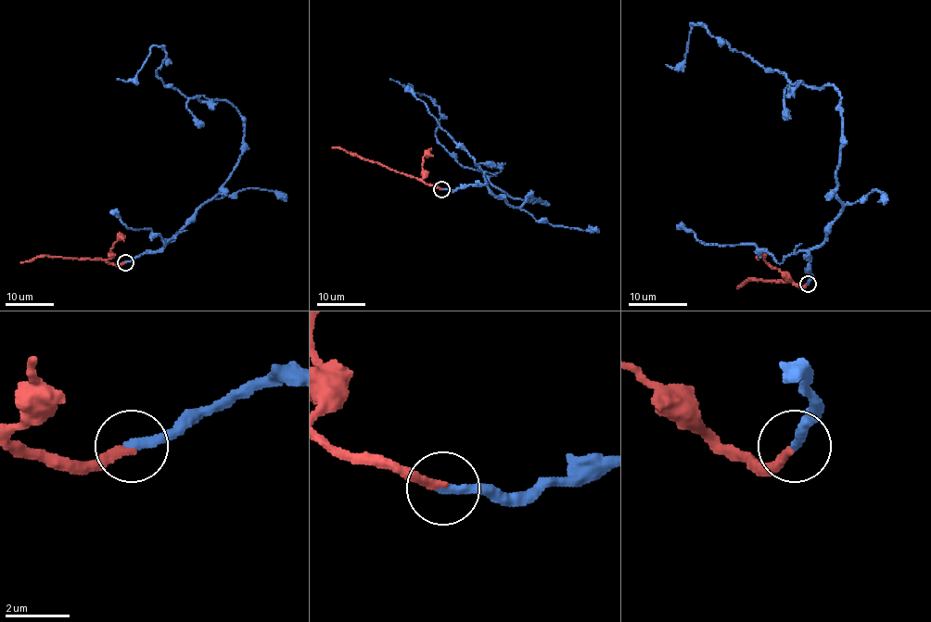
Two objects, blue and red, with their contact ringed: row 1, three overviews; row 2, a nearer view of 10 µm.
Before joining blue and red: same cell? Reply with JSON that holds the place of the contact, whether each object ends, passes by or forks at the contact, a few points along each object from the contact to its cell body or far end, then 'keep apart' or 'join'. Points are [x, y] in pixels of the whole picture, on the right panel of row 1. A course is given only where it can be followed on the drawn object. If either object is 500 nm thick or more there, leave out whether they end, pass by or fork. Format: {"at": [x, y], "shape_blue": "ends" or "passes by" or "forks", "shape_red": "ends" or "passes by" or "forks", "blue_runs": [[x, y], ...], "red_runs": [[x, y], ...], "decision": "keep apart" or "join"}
{"at": [808, 284], "shape_blue": "ends", "shape_red": "ends", "blue_runs": [[808, 283], [809, 251], [843, 203], [840, 93], [791, 83], [700, 25], [679, 64], [665, 64]], "red_runs": [[808, 285], [799, 286], [788, 281], [752, 279], [737, 288]], "decision": "join"}

